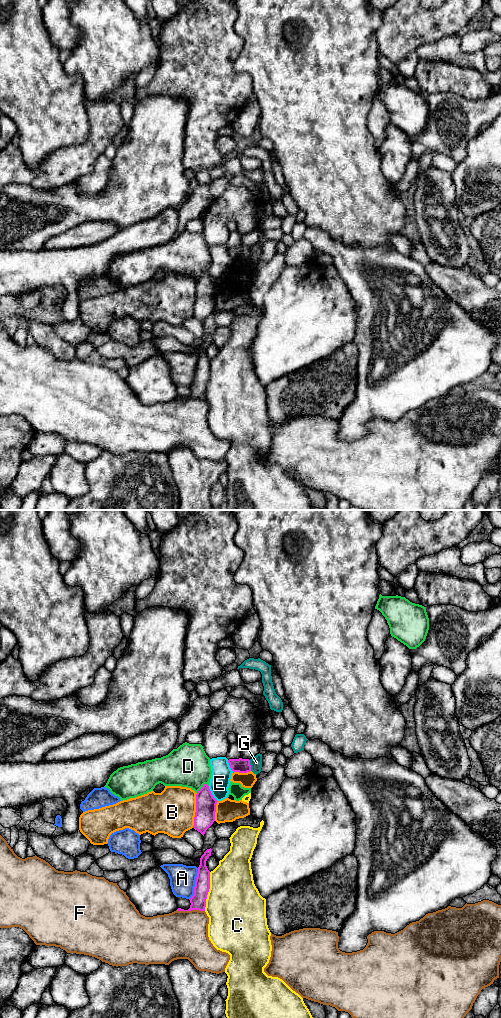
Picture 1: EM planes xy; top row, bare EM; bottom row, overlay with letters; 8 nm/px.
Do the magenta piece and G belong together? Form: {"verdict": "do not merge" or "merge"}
{"verdict": "do not merge"}

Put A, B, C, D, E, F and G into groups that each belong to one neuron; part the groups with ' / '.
A / B / C / D / E / F / G

